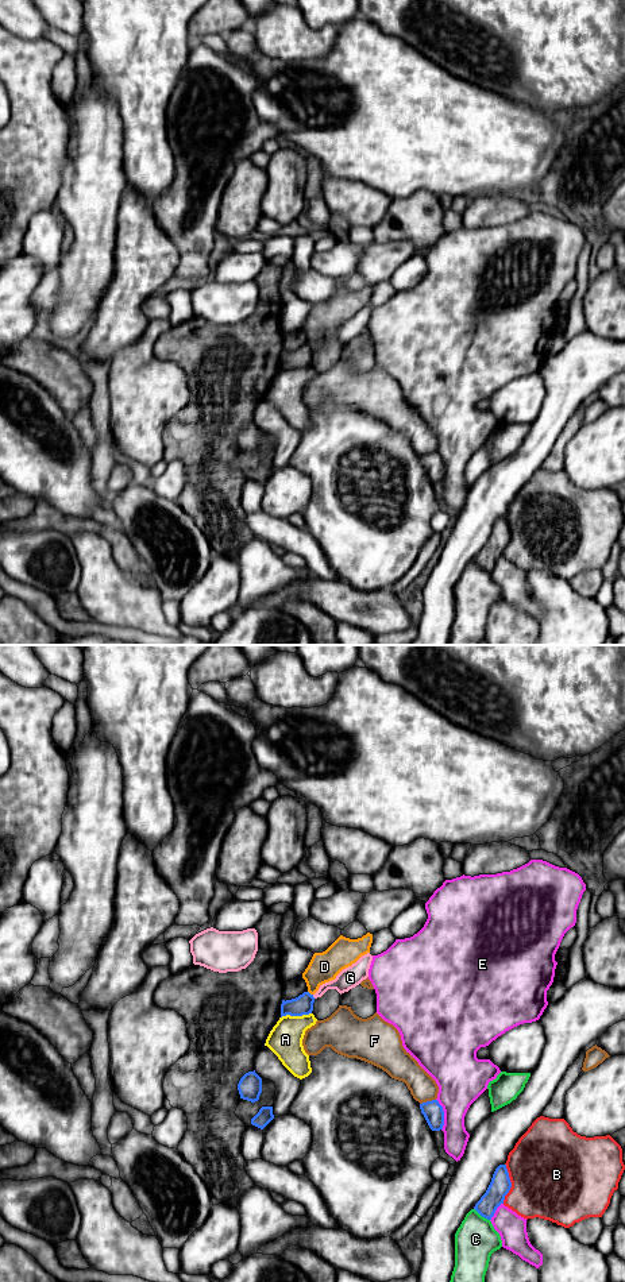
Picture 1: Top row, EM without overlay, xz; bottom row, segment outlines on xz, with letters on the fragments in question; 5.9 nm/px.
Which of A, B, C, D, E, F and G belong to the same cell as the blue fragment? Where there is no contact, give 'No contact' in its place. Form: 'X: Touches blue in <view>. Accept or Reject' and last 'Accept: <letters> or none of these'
A: Touches blue in xz. Reject
B: Touches blue in xz. Reject
C: Touches blue in xz. Reject
D: Touches blue in xz. Reject
E: Touches blue in xz. Reject
F: Touches blue in xz. Reject
G: Touches blue in xz. Reject
Accept: none of these

